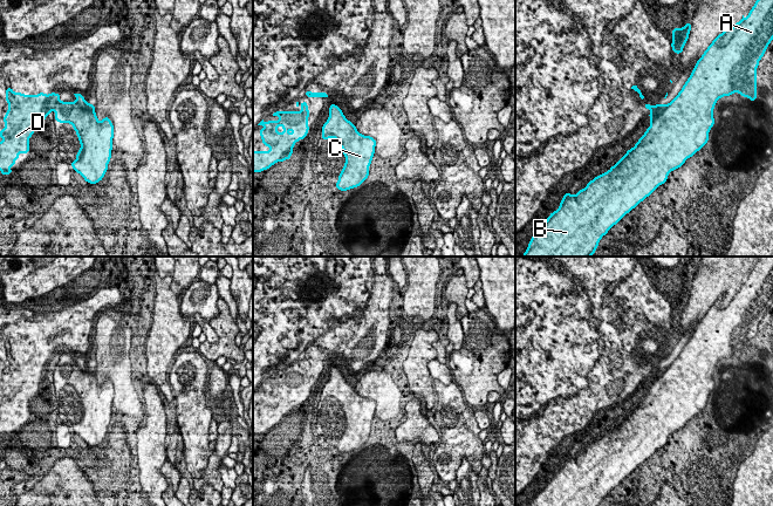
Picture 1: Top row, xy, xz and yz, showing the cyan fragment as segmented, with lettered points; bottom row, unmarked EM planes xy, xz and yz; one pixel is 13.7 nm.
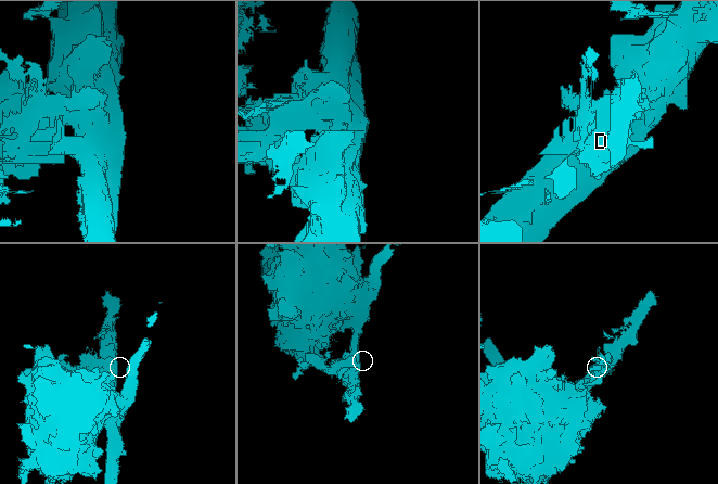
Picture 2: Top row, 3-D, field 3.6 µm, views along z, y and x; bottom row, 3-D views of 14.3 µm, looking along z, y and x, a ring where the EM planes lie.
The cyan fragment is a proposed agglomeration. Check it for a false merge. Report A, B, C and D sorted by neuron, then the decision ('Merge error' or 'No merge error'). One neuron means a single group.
Groups: A B C / D. Merge error

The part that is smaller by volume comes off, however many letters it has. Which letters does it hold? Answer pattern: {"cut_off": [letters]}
{"cut_off": ["A", "B", "C"]}

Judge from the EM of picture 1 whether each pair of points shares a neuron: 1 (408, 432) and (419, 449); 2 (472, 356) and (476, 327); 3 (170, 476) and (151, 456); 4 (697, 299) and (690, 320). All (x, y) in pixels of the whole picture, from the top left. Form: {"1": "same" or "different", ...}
{"1": "different", "2": "same", "3": "different", "4": "same"}

